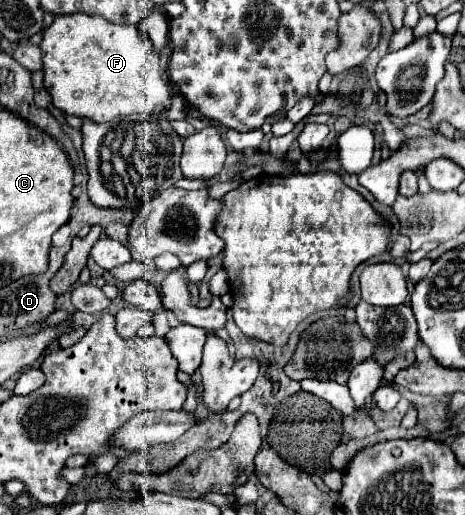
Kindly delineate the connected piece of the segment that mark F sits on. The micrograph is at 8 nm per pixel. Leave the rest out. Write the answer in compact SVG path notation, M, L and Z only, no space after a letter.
M56 16L40 42L44 52L44 88L64 114L90 118L98 124L128 114L162 114L170 108L168 78L158 66L158 54L142 38L138 26L114 24L102 16Z

